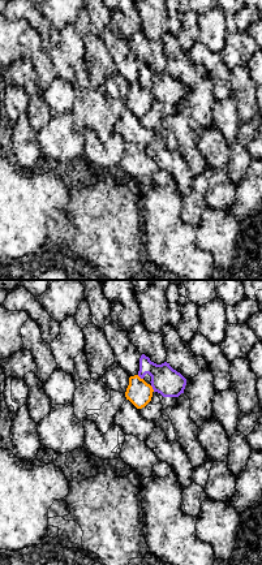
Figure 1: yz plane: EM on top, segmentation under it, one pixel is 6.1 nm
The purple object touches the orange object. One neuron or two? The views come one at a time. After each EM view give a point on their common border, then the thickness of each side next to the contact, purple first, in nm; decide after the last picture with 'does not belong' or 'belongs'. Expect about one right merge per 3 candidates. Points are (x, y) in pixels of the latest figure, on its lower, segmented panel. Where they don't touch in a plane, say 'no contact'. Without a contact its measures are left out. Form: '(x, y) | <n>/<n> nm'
(153, 388) | 170/160 nm

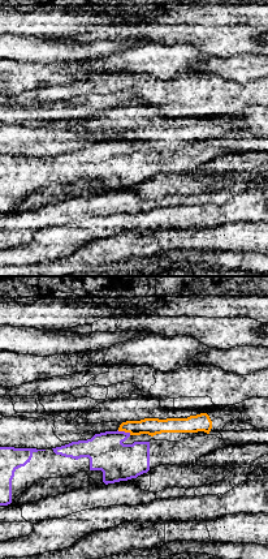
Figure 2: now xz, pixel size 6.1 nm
(124, 431) | 240/110 nm

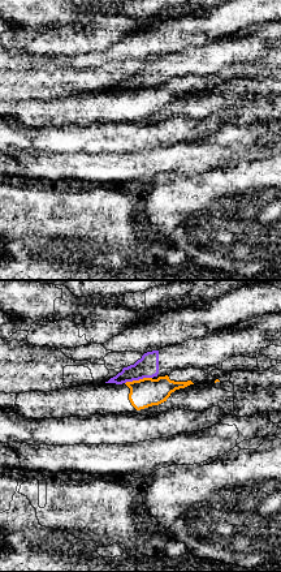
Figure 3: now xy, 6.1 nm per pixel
(138, 379) | 140/180 nm

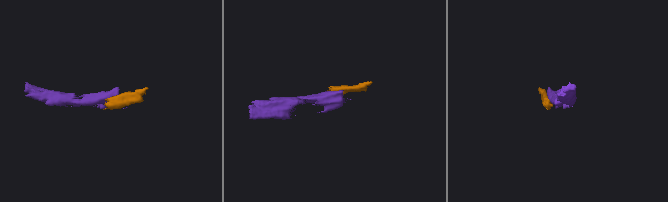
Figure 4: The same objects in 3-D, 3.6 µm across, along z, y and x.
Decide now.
does not belong

